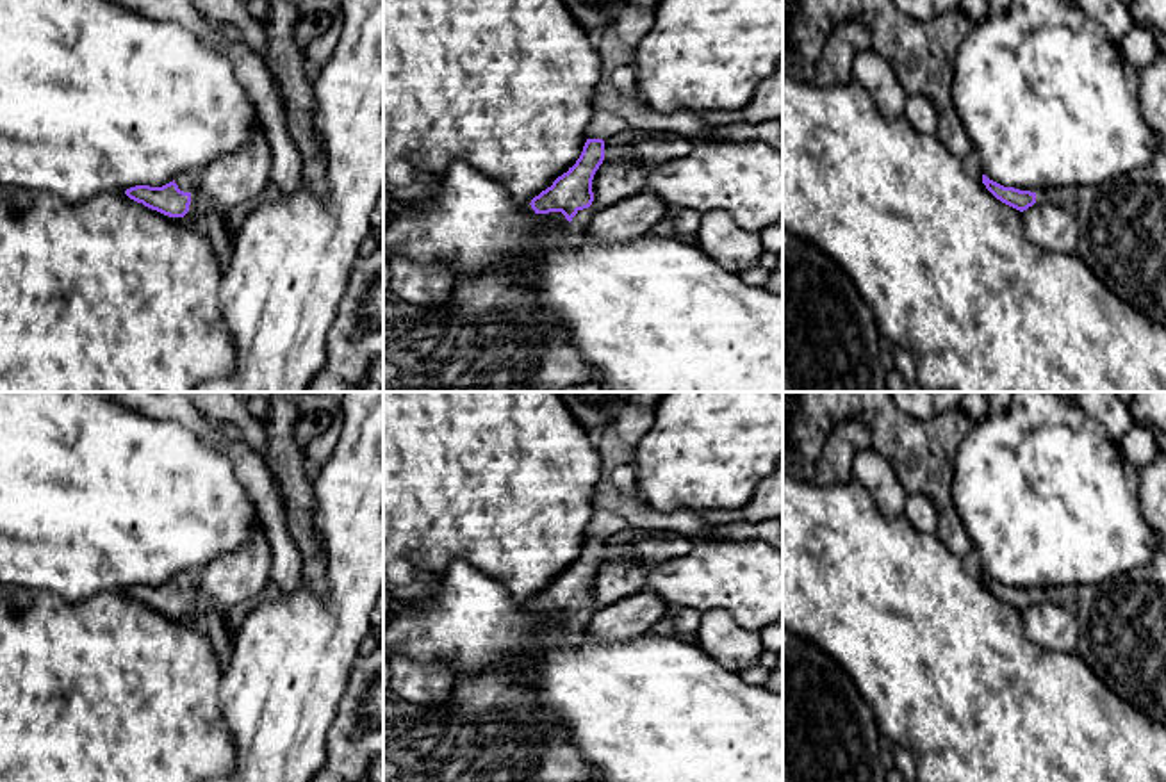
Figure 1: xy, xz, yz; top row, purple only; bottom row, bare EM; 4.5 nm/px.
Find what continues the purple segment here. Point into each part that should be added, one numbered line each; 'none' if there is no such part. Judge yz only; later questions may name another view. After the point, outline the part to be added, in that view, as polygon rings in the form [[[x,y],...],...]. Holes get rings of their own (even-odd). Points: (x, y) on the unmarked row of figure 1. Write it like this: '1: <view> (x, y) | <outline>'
1: yz (1122, 622) | [[[1166,547],[1148,565],[1096,586],[1055,586],[1036,591],[1036,600],[1054,602],[1077,620],[1077,654],[1089,670],[1121,700],[1166,727]]]

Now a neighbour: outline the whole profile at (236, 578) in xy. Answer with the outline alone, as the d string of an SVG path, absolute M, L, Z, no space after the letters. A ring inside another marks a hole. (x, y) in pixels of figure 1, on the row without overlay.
M259 522L237 550L203 566L191 591L189 611L180 618L201 627L212 609L228 613L255 599L271 582L269 572L271 549Z

